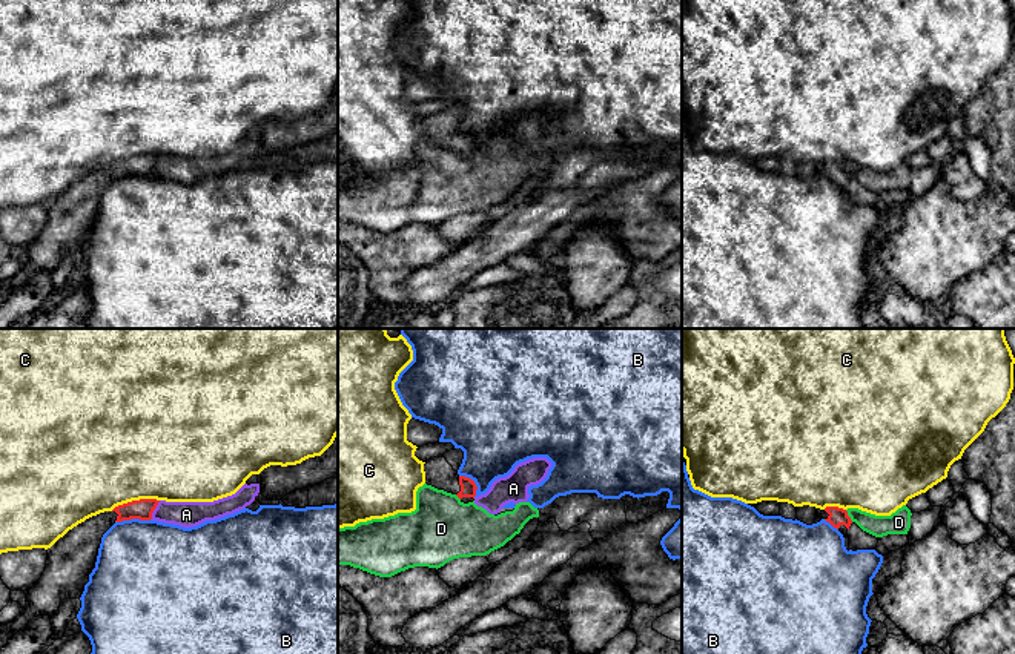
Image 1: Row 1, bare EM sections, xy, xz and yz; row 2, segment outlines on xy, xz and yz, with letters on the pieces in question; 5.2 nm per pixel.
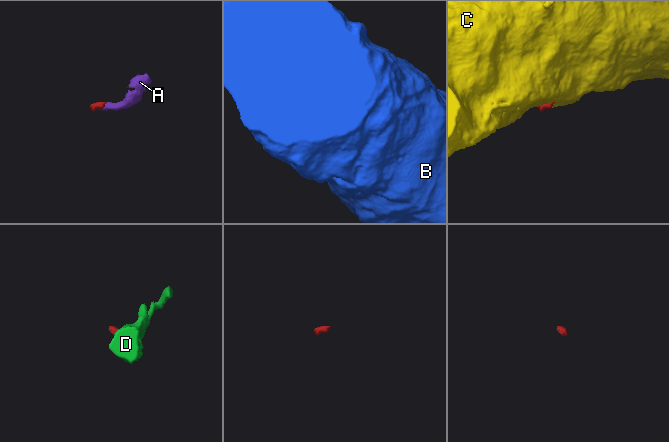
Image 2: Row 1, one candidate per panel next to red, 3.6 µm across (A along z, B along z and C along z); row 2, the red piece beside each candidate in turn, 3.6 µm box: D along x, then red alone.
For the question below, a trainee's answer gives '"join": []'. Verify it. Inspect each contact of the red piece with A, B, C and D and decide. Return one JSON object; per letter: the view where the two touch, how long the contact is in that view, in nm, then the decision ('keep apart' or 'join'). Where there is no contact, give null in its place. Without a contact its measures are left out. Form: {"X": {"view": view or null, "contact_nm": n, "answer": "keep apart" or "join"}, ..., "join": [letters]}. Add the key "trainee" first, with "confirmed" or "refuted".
{"trainee": "confirmed", "A": {"view": "xy", "contact_nm": 110, "answer": "keep apart"}, "B": {"view": "xy", "contact_nm": 190, "answer": "keep apart"}, "C": {"view": "xy", "contact_nm": 260, "answer": "keep apart"}, "D": {"view": "yz", "contact_nm": 80, "answer": "keep apart"}, "join": []}

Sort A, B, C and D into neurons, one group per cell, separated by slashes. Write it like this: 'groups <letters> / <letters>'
groups A D / B / C

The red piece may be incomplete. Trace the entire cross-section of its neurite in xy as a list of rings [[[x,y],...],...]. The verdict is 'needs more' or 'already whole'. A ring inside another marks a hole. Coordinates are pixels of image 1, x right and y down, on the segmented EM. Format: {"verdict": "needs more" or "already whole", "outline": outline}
{"verdict": "needs more", "outline": [[[157,499],[132,500],[115,507],[112,511],[104,511],[92,516],[69,530],[51,548],[48,548],[46,568],[37,583],[29,590],[26,606],[11,623],[6,625],[8,631],[0,633],[0,649],[8,643],[12,636],[23,631],[34,617],[52,617],[64,599],[80,599],[84,591],[84,585],[89,582],[89,574],[95,568],[103,534],[115,522],[131,519],[150,520],[158,502],[160,500]]]}

